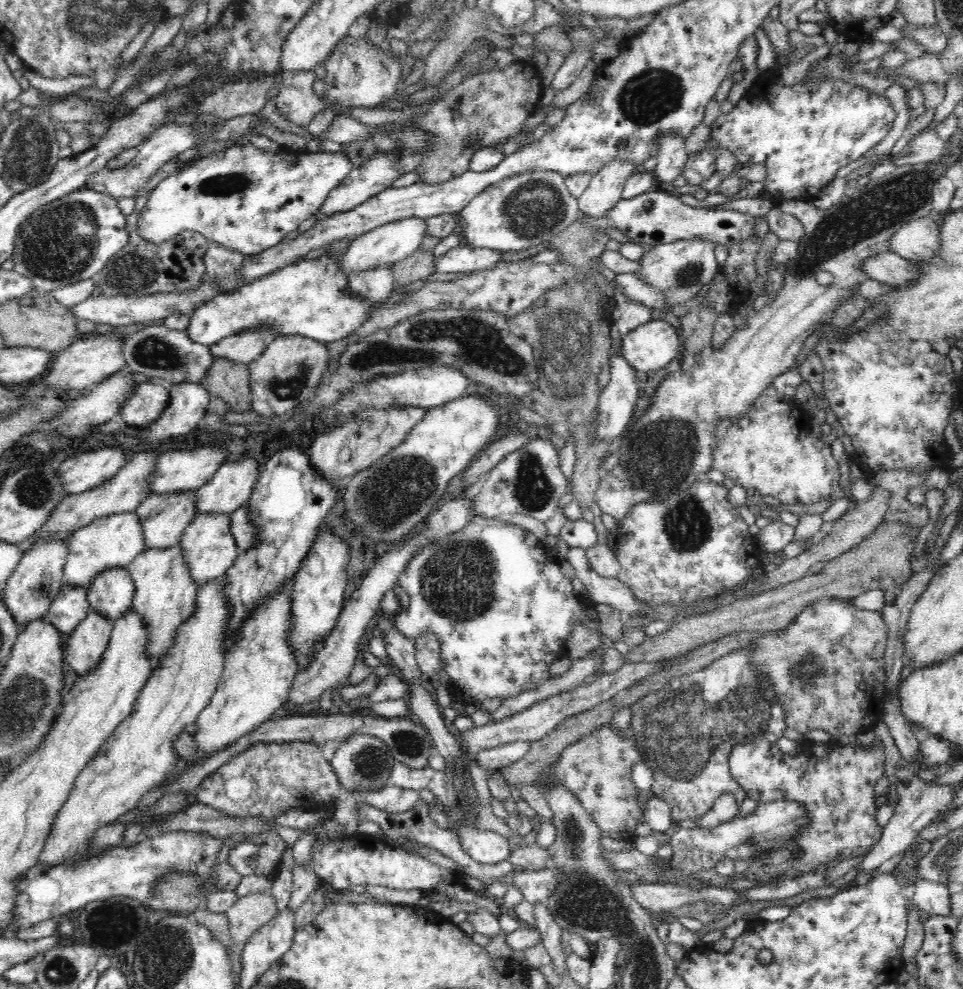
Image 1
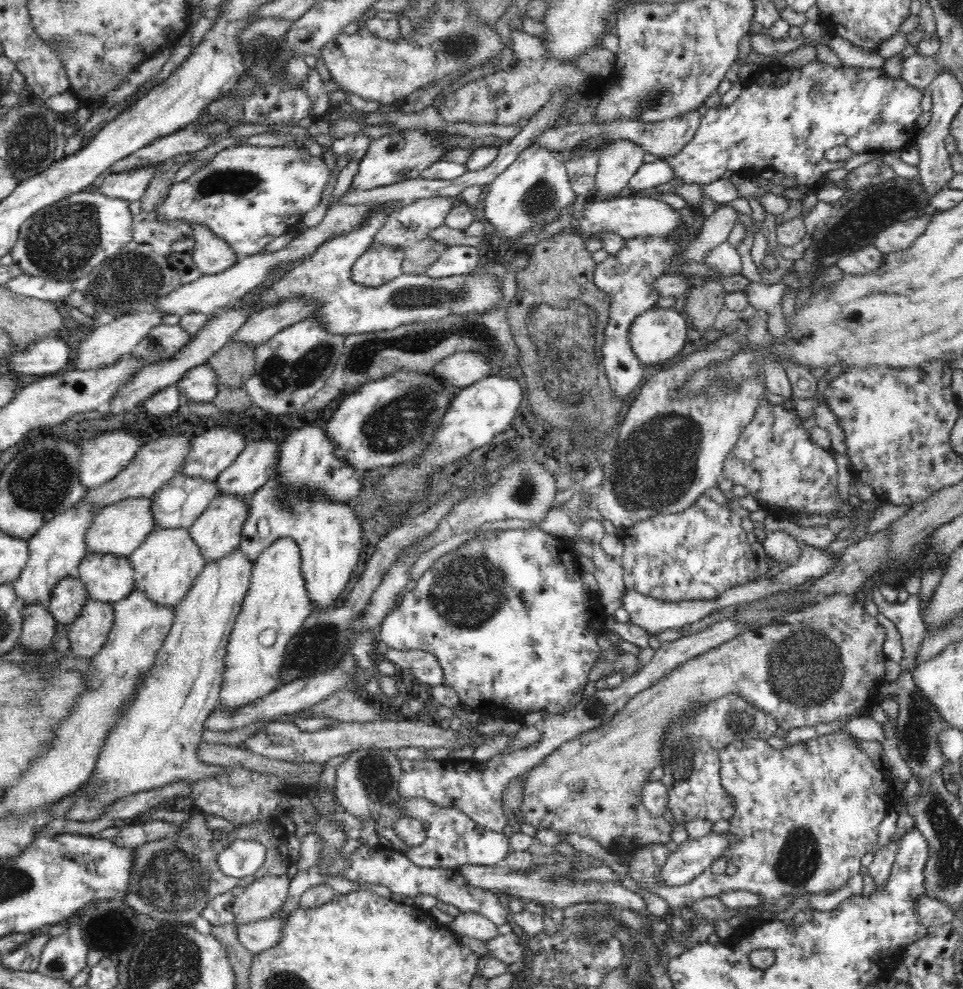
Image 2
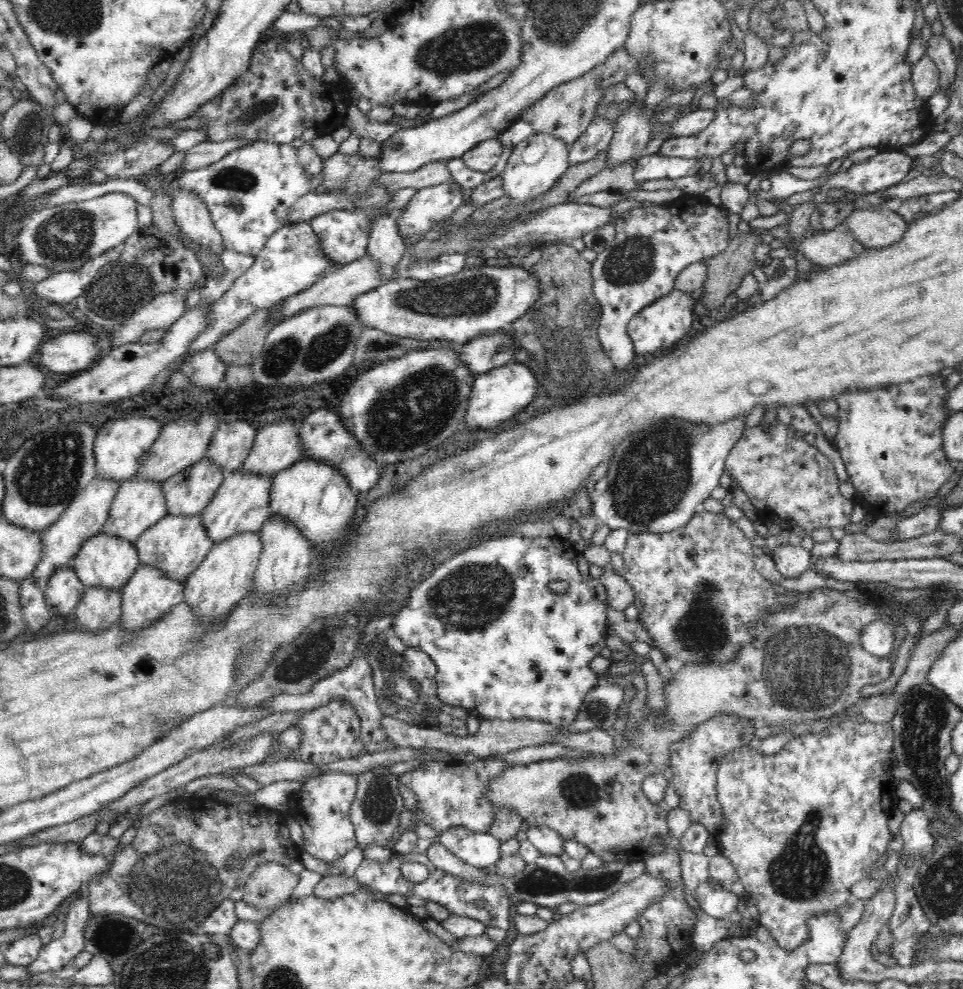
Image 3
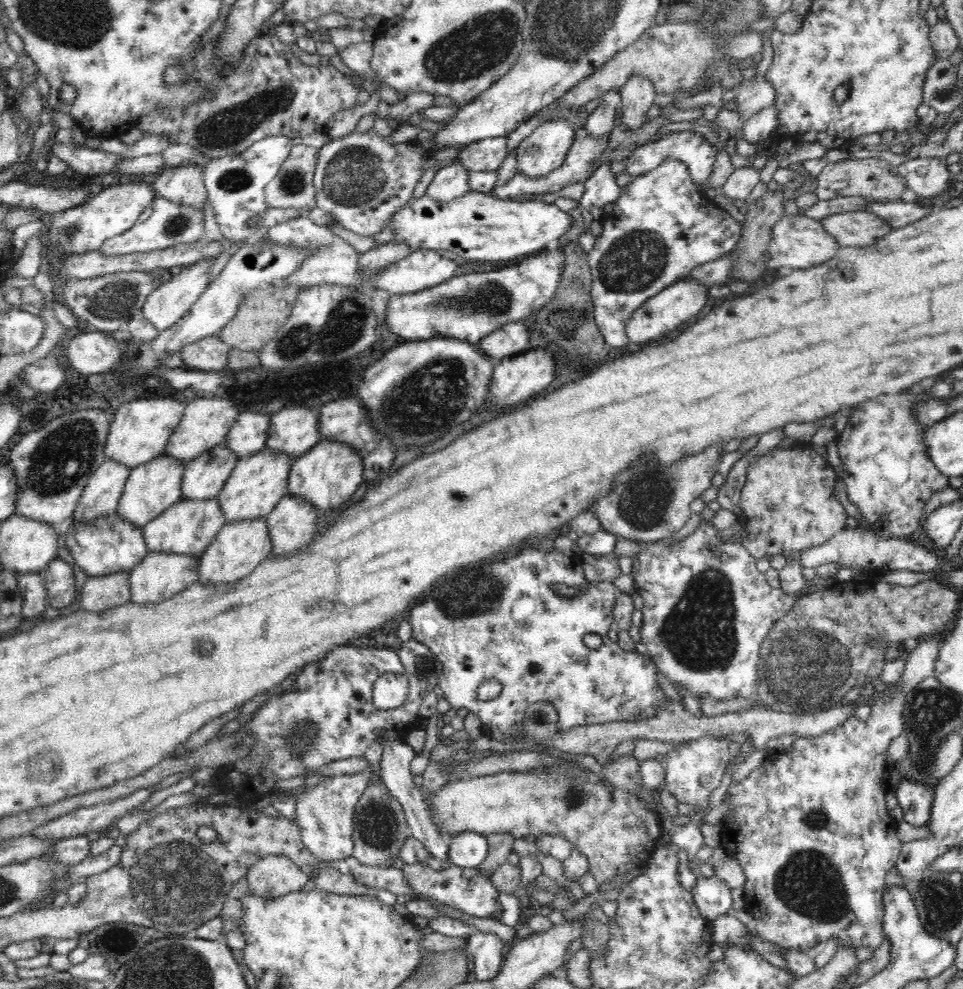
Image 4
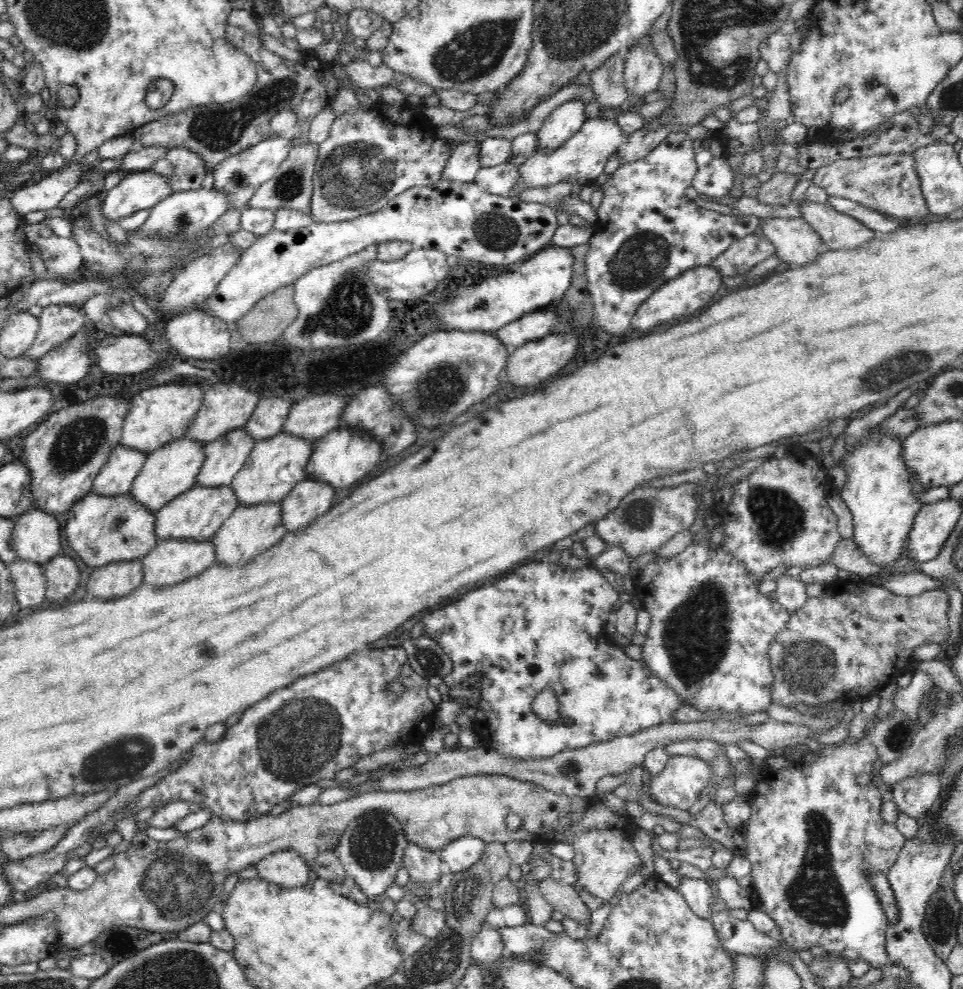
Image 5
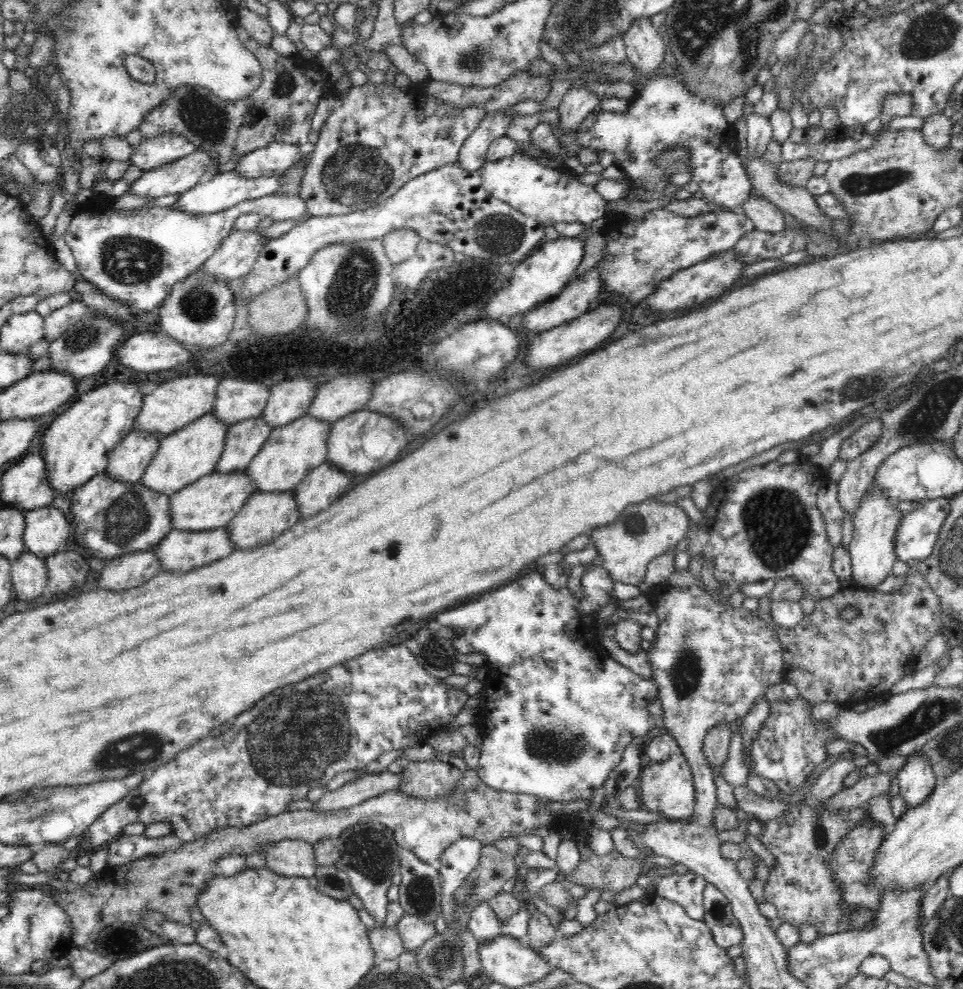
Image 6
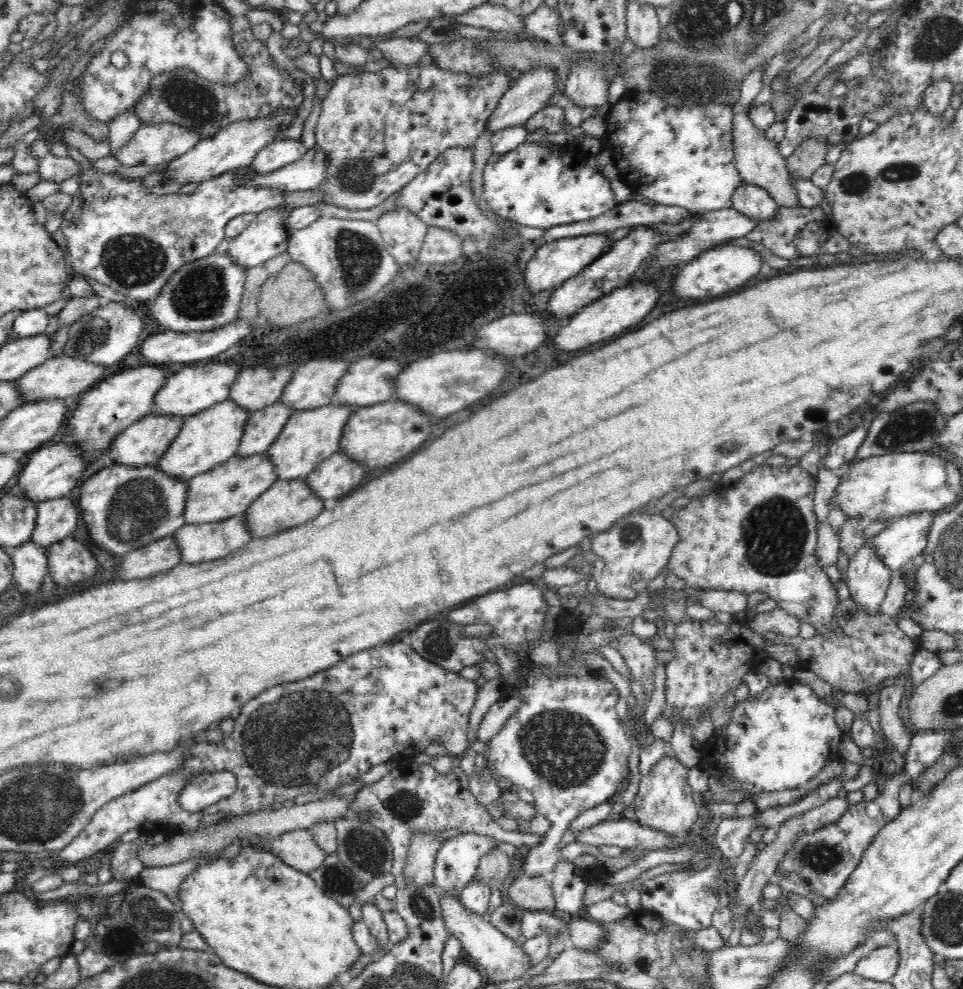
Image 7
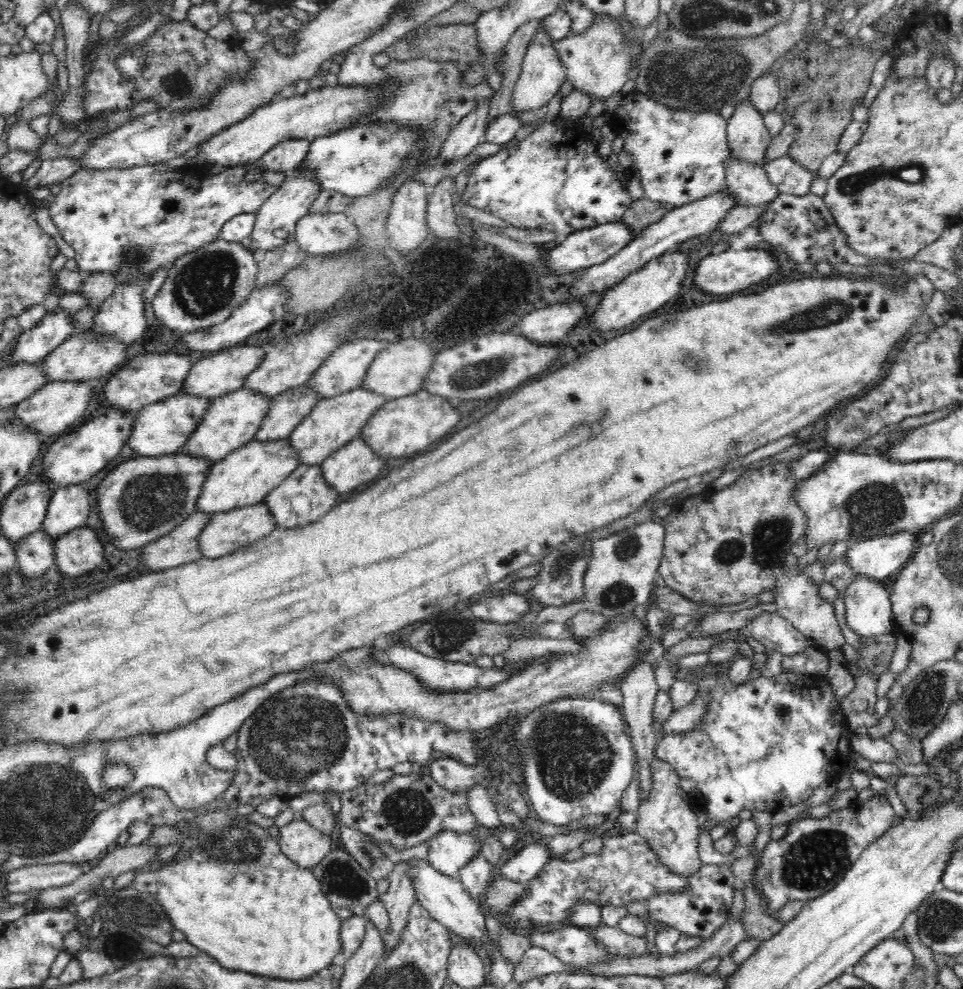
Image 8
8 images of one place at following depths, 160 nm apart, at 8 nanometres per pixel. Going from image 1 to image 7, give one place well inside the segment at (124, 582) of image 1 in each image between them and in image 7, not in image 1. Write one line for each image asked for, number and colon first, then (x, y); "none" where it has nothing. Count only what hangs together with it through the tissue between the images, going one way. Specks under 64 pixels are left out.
2: (108, 578)
3: (108, 561)
4: (109, 544)
5: (101, 529)
6: (113, 518)
7: (124, 508)

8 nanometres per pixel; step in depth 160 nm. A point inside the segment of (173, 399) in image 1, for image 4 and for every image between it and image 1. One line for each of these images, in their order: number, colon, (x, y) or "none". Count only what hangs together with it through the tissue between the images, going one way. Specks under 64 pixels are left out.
2: (200, 383)
3: (205, 369)
4: (210, 354)

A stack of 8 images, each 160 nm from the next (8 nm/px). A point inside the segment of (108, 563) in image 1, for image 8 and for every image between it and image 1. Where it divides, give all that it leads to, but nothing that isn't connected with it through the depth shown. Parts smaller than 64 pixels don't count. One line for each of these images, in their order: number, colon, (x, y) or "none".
2: (119, 528)
3: (139, 503)
4: (151, 488)
5: (170, 470)
6: (188, 454)
7: (210, 437)
8: (232, 420)

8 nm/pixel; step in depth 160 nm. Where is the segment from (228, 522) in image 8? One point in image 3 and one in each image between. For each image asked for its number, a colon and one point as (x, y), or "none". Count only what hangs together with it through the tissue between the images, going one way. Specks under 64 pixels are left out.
3: (150, 593)
4: (160, 575)
5: (171, 561)
6: (181, 551)
7: (199, 543)

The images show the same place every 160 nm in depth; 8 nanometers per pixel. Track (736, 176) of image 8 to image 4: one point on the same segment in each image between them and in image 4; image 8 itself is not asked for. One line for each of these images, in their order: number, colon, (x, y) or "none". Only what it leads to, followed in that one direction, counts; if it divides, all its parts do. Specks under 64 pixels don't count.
4: (797, 242)
5: (796, 243)
6: (767, 217)
7: (754, 201)

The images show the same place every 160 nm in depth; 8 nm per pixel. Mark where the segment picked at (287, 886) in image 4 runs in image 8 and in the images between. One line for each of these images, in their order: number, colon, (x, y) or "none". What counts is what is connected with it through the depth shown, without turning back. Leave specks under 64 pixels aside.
5: (286, 868)
6: (289, 857)
7: (297, 848)
8: (305, 845)

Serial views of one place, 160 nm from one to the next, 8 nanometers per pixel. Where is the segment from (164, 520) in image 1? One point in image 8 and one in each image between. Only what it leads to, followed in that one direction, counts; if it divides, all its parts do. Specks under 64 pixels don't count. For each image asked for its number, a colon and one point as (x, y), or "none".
2: (182, 500)
3: (189, 492)
4: (204, 477)
5: (225, 456)
6: (244, 439)
7: (263, 427)
8: (289, 408)

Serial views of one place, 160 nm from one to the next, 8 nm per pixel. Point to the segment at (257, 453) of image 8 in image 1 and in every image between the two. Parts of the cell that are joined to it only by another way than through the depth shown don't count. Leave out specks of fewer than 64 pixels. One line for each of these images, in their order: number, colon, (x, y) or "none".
1: (165, 596)
2: (168, 561)
3: (177, 545)
4: (187, 527)
5: (196, 514)
6: (210, 502)
7: (227, 490)

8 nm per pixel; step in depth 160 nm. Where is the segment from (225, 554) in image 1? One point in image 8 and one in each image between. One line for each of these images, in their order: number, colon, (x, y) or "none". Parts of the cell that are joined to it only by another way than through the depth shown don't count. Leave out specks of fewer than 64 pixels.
2: (218, 531)
3: (242, 503)
4: (257, 483)
5: (276, 464)
6: (293, 450)
7: (310, 436)
8: (335, 420)

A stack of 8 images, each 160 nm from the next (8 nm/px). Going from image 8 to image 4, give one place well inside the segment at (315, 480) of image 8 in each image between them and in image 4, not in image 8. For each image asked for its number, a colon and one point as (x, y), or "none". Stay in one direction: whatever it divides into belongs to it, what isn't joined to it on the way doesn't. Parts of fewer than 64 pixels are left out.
4: (239, 547)
5: (251, 529)
6: (265, 515)
7: (287, 503)

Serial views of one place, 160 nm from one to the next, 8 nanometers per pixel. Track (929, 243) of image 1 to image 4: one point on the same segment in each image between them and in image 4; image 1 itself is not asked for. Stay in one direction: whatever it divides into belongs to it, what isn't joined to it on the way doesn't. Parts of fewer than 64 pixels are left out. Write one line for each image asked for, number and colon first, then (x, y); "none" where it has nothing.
2: (899, 236)
3: (875, 227)
4: (860, 228)

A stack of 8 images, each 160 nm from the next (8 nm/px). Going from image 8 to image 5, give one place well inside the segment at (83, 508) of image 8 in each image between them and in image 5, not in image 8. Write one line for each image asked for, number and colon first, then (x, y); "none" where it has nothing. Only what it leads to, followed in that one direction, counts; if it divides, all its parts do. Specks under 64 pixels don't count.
5: (36, 536)
6: (47, 529)
7: (57, 518)

